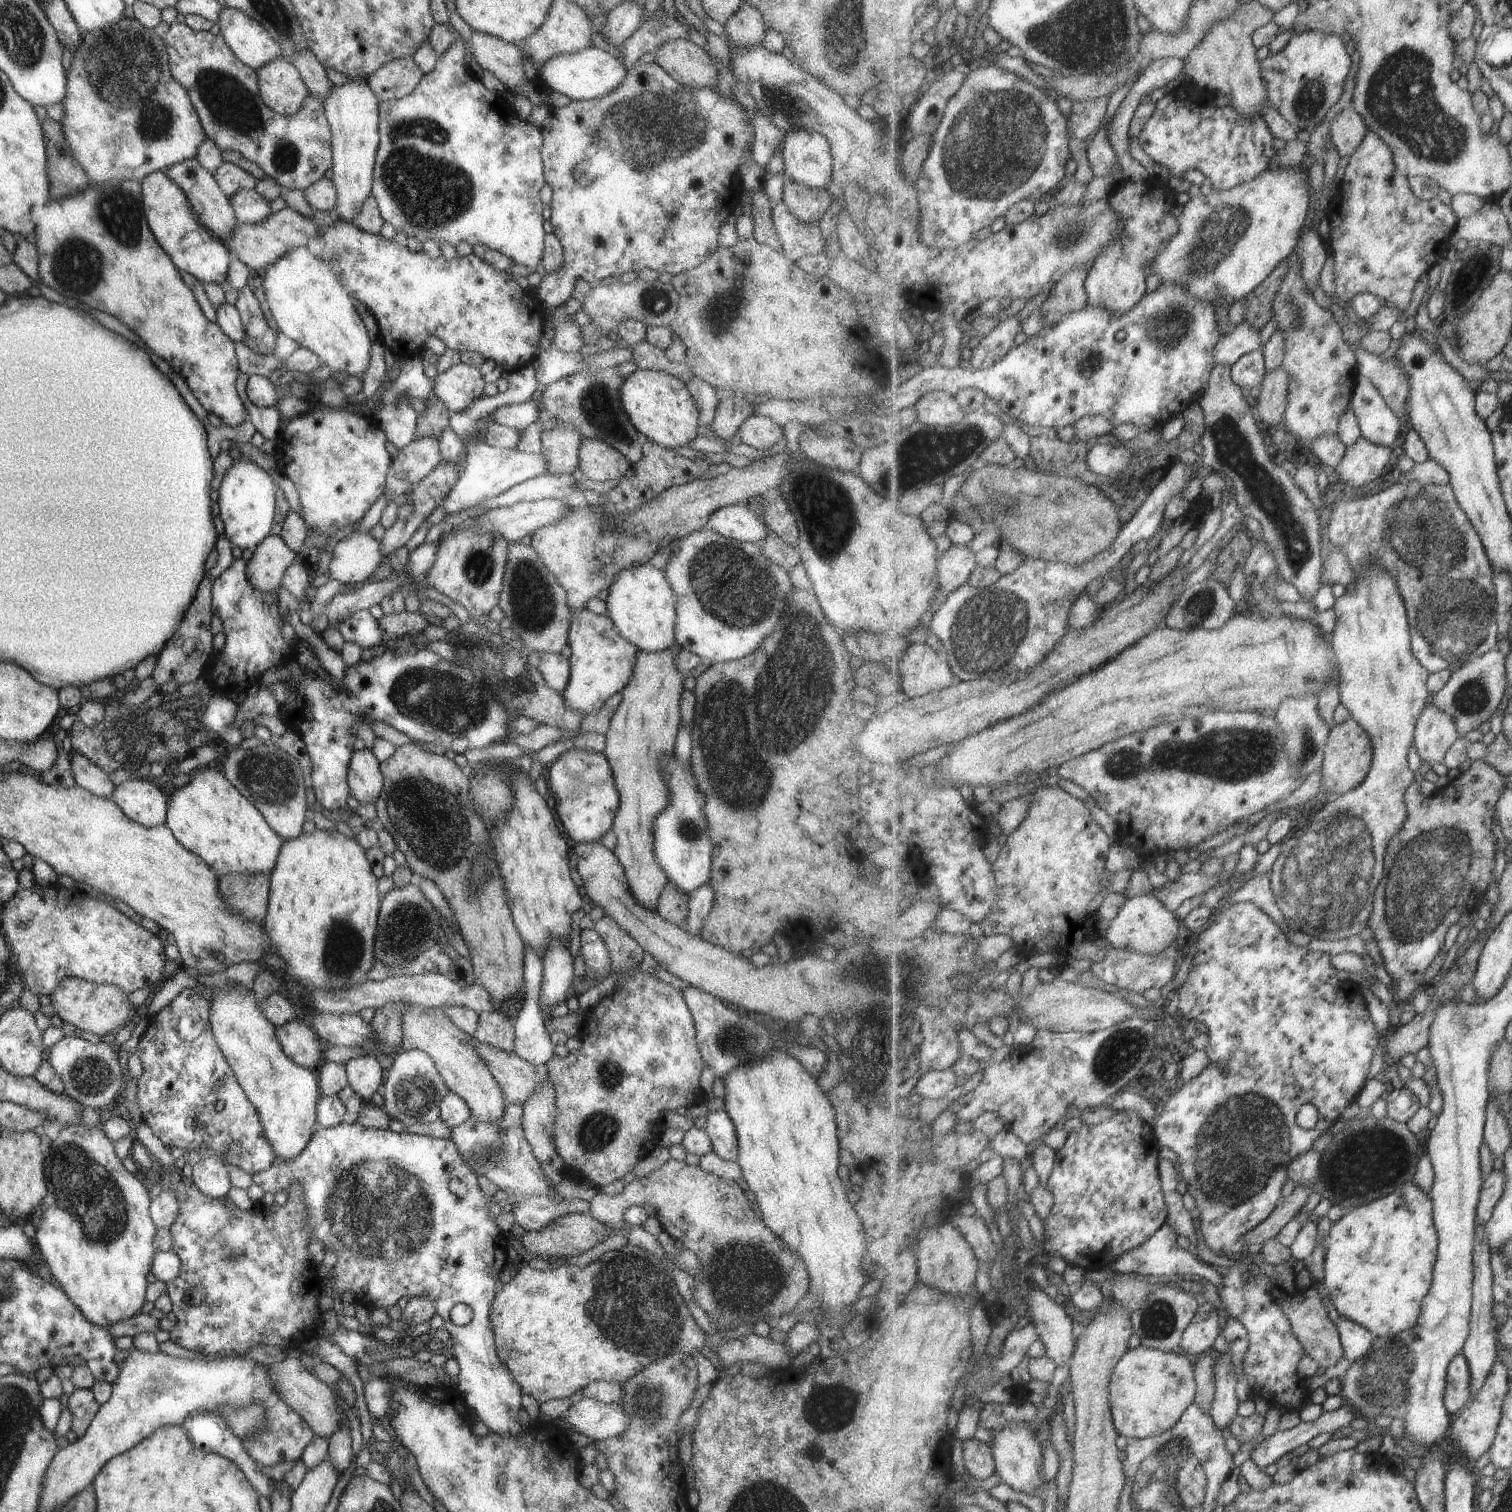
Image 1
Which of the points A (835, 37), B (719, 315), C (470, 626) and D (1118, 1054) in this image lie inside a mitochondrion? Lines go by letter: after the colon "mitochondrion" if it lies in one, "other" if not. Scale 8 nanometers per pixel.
A: mitochondrion
B: mitochondrion
C: other
D: mitochondrion

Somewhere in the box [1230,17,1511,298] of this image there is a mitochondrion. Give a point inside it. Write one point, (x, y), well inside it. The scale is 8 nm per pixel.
(1401, 98)

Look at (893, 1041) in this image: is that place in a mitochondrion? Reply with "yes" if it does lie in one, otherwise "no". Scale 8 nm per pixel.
yes

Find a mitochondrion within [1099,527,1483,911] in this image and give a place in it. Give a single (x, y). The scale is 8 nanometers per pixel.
(1234, 755)

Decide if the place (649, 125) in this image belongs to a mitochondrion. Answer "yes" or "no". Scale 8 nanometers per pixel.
yes

